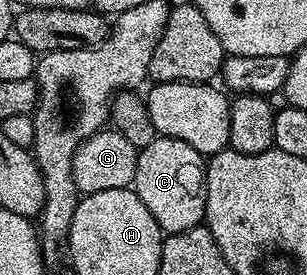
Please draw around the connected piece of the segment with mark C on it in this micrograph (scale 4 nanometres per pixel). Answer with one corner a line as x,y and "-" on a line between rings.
158,135
139,150
131,188
166,234
195,229
204,222
206,164
206,158
195,147
170,137

